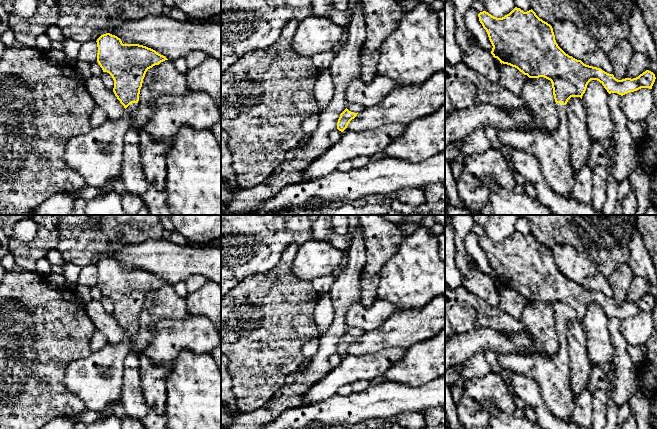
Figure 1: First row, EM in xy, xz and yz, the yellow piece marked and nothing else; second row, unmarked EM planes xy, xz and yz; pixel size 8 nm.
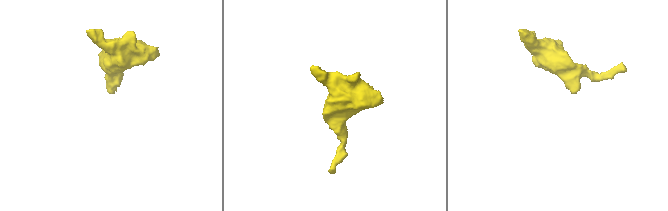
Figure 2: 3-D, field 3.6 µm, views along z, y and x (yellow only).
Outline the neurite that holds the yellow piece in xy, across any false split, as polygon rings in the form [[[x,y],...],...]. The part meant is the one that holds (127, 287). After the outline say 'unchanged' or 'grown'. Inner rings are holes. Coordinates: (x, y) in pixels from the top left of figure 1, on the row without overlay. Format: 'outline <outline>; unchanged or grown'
outline [[[110,257],[97,263],[97,286],[114,304],[113,316],[128,337],[138,332],[139,318],[148,293],[168,284],[155,274],[139,268],[123,268]]]; grown

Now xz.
outline [[[358,327],[348,328],[347,332],[340,338],[337,346],[337,353],[343,356],[350,345],[354,343],[358,337],[364,334],[365,330]]]; grown

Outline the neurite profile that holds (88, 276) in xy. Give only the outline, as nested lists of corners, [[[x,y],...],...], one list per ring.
[[[95,264],[83,266],[78,277],[78,285],[84,285],[89,288],[97,285],[98,271]]]

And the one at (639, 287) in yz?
[[[635,277],[627,292],[626,302],[636,302],[647,294],[649,284],[641,277]]]

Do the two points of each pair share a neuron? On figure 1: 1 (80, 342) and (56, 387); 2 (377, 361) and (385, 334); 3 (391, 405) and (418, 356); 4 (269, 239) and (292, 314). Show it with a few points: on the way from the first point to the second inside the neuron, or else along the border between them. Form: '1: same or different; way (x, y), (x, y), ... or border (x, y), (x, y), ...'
1: same; way (69, 353), (56, 366), (56, 376)
2: different; border (404, 347), (386, 347), (375, 352), (358, 355)
3: different; border (383, 381), (396, 381), (408, 385), (426, 383)
4: different; border (291, 244), (272, 268), (256, 274)

